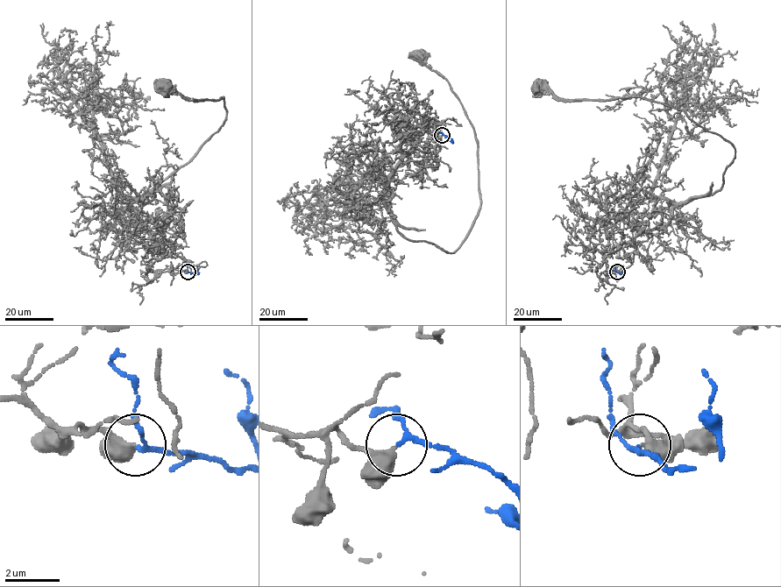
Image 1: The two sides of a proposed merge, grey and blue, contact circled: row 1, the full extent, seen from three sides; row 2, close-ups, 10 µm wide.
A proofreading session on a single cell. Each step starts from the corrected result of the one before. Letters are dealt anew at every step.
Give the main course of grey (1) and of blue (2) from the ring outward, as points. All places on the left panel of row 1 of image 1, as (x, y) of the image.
1: (187, 272), (146, 267), (154, 238), (130, 203), (226, 110), (223, 97), (164, 86)
2: (187, 272), (198, 273), (195, 265)

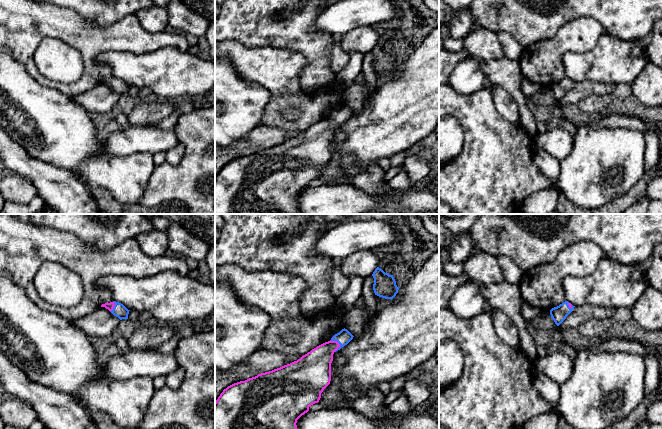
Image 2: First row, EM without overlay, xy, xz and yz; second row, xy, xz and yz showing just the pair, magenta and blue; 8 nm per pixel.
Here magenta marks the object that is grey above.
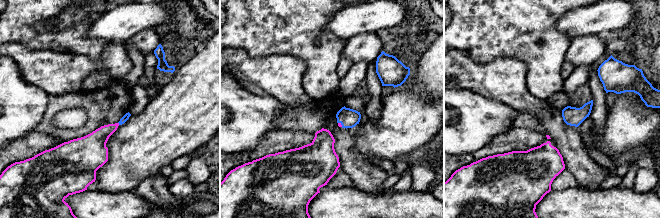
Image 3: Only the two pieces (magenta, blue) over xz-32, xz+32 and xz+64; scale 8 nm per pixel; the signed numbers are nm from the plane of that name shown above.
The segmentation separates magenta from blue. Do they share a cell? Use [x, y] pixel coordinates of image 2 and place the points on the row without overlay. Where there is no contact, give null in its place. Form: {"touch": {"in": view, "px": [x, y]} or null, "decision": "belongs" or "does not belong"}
{"touch": {"in": "xz", "px": [338, 119]}, "decision": "belongs"}

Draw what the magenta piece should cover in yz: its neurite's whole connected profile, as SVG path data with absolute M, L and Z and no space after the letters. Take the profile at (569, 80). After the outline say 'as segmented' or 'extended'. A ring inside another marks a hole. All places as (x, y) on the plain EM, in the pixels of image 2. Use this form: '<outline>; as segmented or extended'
M568 77L563 78L557 83L554 83L550 86L550 91L554 96L555 100L559 102L566 93L572 88L575 82L573 82Z; extended

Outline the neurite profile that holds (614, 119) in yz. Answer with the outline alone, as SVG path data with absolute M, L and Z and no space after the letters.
M612 112L611 114L605 115L599 120L591 120L588 123L572 122L576 129L581 127L588 127L597 129L600 127L619 127L638 130L645 132L646 128L639 117L631 117L622 115L619 113Z

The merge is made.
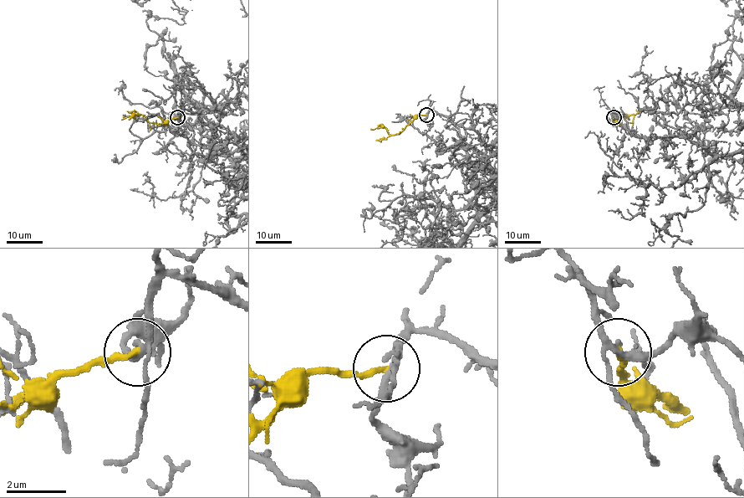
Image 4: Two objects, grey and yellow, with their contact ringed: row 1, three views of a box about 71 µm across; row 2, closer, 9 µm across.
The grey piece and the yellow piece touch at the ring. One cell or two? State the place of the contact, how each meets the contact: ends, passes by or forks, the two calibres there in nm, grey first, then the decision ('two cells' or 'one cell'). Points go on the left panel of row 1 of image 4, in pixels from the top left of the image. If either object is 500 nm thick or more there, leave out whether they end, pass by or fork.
at (177, 117); grey forks there; yellow ends there; 200 nm thick on the grey side, 200 nm on the other; two cells

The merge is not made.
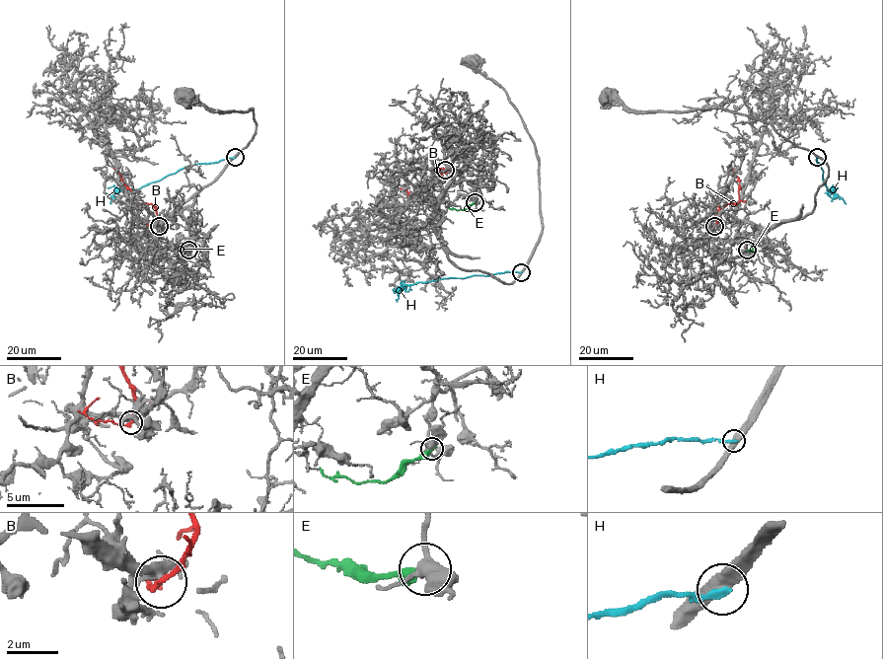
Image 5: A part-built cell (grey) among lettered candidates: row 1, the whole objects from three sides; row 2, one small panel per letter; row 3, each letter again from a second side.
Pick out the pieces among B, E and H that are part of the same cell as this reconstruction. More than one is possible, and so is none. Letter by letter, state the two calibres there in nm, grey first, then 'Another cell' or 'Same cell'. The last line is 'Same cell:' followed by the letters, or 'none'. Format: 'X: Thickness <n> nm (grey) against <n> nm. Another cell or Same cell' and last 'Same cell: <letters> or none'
B: Thickness 320 nm (grey) against 190 nm. Another cell
E: Thickness 320 nm (grey) against 360 nm. Another cell
H: Thickness 440 nm (grey) against 240 nm. Another cell
Same cell: none

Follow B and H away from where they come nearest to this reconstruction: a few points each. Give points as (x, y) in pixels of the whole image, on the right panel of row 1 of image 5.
B: (714, 226), (718, 221), (716, 211), (727, 204), (739, 201), (740, 183), (732, 168)
H: (817, 157), (827, 189), (846, 204)

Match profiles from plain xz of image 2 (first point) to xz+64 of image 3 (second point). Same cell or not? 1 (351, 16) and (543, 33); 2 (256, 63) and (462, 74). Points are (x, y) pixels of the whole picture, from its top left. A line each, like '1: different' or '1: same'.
1: different
2: same

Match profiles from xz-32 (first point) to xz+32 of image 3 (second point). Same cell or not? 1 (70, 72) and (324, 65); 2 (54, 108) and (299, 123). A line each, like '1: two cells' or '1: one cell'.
1: two cells
2: one cell

